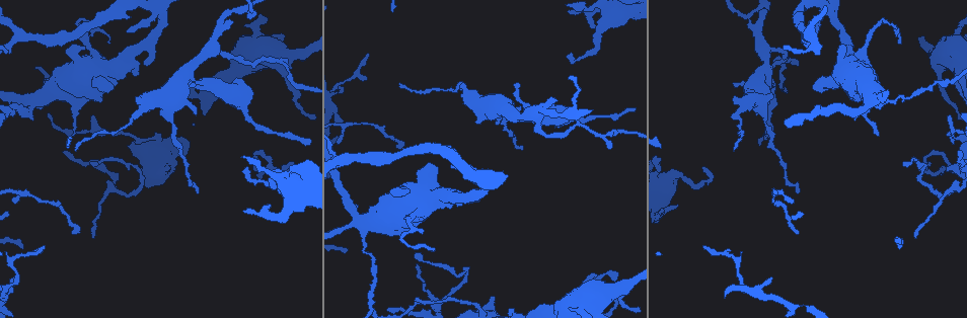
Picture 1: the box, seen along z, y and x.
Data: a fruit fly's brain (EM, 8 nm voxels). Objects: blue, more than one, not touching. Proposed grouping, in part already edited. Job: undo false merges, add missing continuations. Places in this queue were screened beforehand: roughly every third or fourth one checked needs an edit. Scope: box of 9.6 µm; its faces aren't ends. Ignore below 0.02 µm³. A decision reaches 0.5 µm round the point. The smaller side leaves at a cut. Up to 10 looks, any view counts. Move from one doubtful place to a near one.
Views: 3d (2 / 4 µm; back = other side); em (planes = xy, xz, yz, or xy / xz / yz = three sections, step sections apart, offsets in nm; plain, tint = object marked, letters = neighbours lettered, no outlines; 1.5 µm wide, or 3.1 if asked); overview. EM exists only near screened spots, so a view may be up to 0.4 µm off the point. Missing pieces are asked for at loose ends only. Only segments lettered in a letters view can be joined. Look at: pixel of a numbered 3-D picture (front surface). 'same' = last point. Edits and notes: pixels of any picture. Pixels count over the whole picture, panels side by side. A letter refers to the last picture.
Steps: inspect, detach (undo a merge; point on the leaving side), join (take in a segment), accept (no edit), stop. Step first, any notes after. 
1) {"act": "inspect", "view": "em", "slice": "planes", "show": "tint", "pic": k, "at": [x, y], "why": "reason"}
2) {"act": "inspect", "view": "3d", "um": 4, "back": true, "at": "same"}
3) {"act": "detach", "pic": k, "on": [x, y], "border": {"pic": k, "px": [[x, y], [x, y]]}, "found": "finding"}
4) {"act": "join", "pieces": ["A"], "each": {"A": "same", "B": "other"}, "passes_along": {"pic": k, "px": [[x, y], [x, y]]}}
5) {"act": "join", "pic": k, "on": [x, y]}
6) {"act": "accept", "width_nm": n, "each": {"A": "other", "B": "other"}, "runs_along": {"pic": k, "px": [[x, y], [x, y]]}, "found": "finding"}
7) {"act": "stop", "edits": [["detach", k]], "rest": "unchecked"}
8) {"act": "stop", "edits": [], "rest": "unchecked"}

{"act": "inspect", "view": "3d", "um": 2, "pic": 1, "at": [44, 246], "why": "tapers out"}

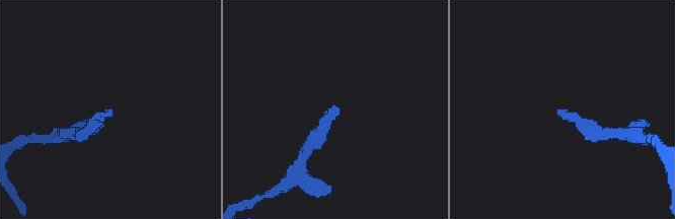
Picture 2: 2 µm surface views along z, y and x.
{"act": "inspect", "view": "em", "slice": "planes", "show": "letters", "pic": 2, "at": [560, 112], "why": "shape alone is not enough"}

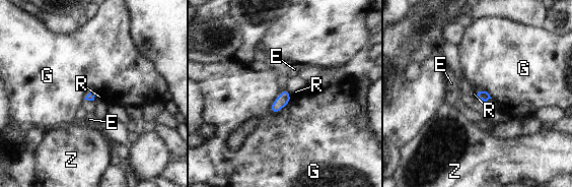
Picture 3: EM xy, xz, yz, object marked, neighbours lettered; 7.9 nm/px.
{"act": "accept", "longest_contact_nm": ["G", 220], "each": {"E": "other", "G": "other", "R": "other", "Z": "other"}, "found": "no lettered segment goes on from it"}

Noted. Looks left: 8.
{"act": "inspect", "view": "em", "slice": "xz", "step": 8, "show": "letters", "pic": 1, "at": [734, 85]}

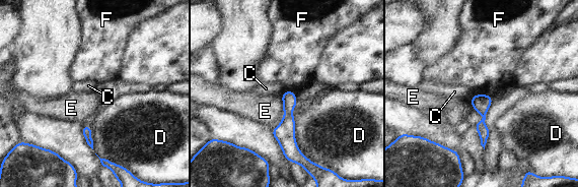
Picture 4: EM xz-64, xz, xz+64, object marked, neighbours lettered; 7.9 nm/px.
{"act": "accept", "width_nm": 120, "each": {"C": "other", "D": "other", "E": "other", "F": "other"}, "runs_along": {"pic": 4, "px": [[286, 94], [288, 145], [296, 157]]}, "found": "none of them fits"}

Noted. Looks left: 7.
{"act": "inspect", "view": "em", "slice": "yz", "step": 8, "show": "tint", "pic": 1, "at": [154, 139], "why": "calibre changes"}

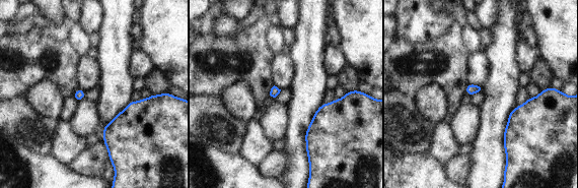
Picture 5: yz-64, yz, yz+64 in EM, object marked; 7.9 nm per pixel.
{"act": "inspect", "view": "em", "slice": "planes", "show": "letters", "at": "same", "why": "cut it another way"}

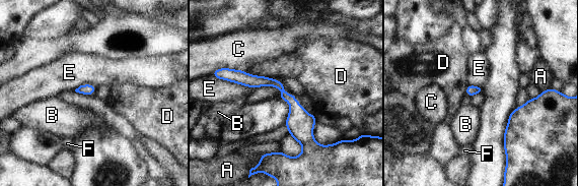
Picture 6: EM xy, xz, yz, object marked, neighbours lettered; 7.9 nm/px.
{"act": "accept", "width_nm": 90, "each": {"A": "other", "B": "other", "C": "other", "D": "other", "E": "other", "F": "other"}, "border": {"pic": 6, "px": [[217, 77], [244, 84], [251, 88]]}, "found": "continuous, no second cell"}

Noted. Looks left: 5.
{"act": "inspect", "view": "em", "slice": "xy", "step": 4, "show": "tint", "pic": 1, "at": [949, 114], "why": "branch stops here"}

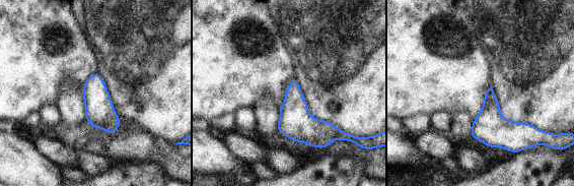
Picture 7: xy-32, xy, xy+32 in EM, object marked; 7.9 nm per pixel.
{"act": "inspect", "view": "em", "slice": "planes", "show": "letters", "at": "same", "why": "cut it another way"}

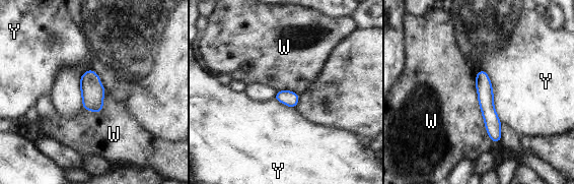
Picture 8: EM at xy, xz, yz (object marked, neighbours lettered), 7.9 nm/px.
{"act": "accept", "each": {"W": "other", "Y": "other"}, "runs_along": {"pic": 8, "px": [[482, 72], [492, 129]]}, "found": "none of them fits"}

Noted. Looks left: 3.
{"act": "stop", "edits": [], "rest": "unchecked"}

